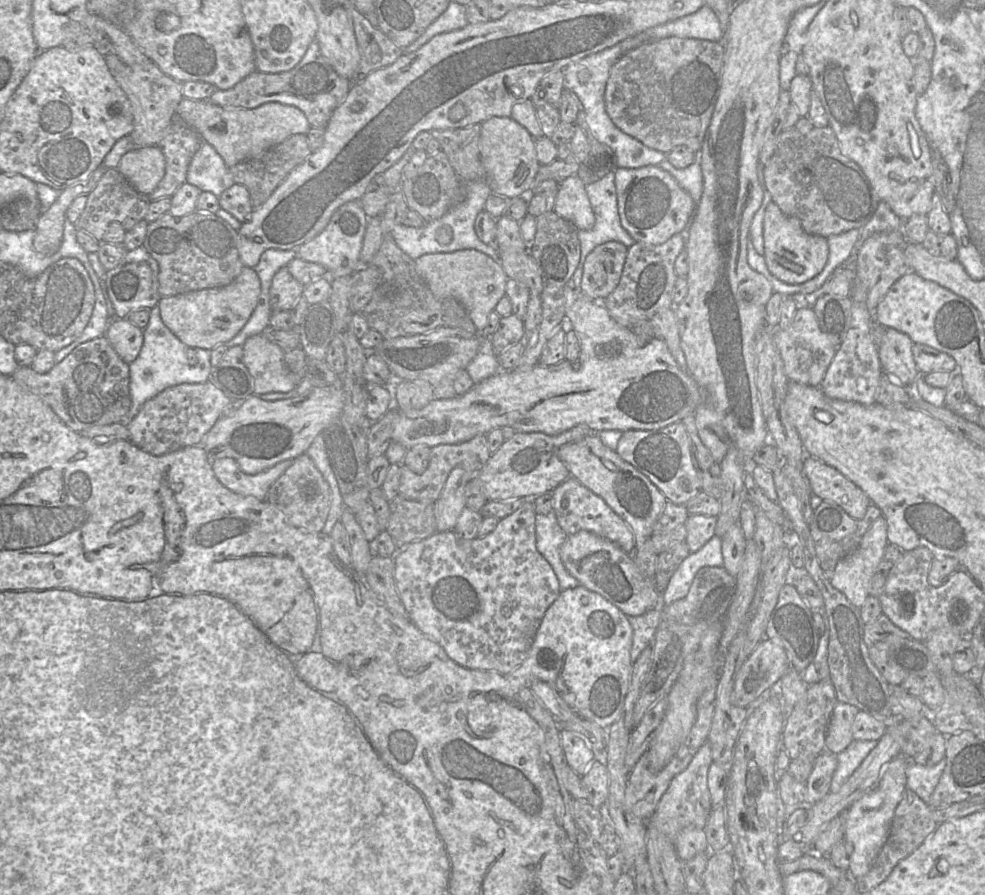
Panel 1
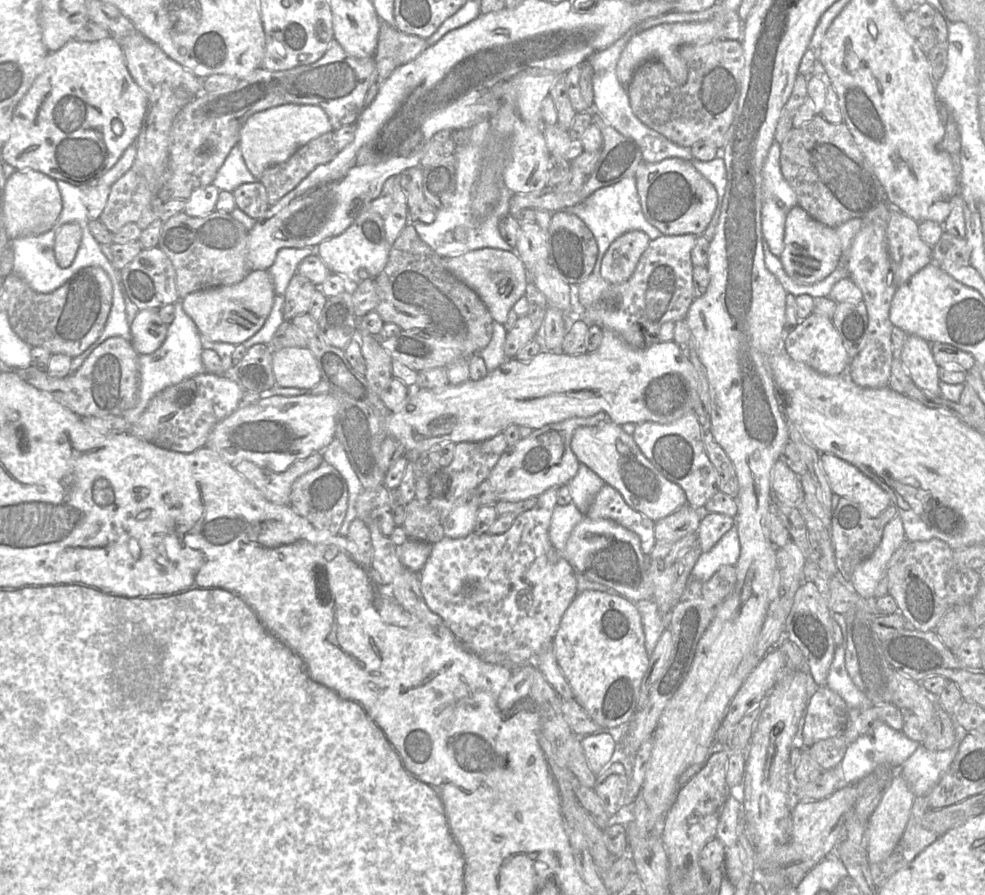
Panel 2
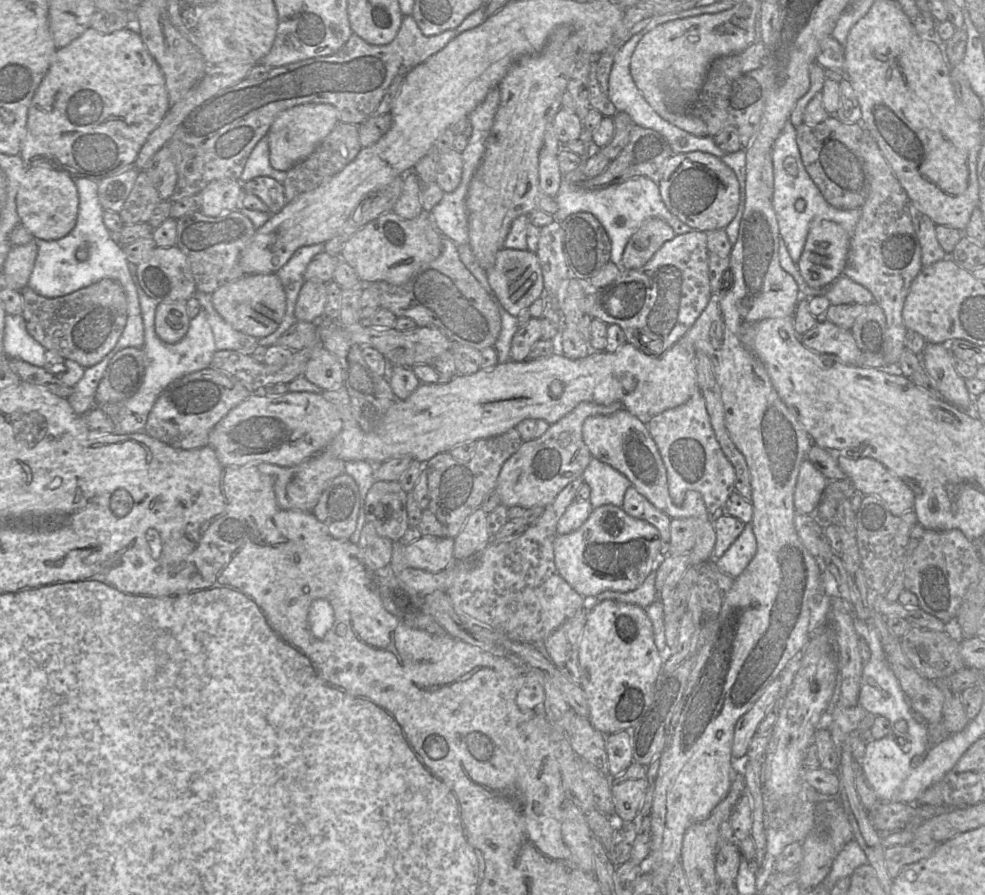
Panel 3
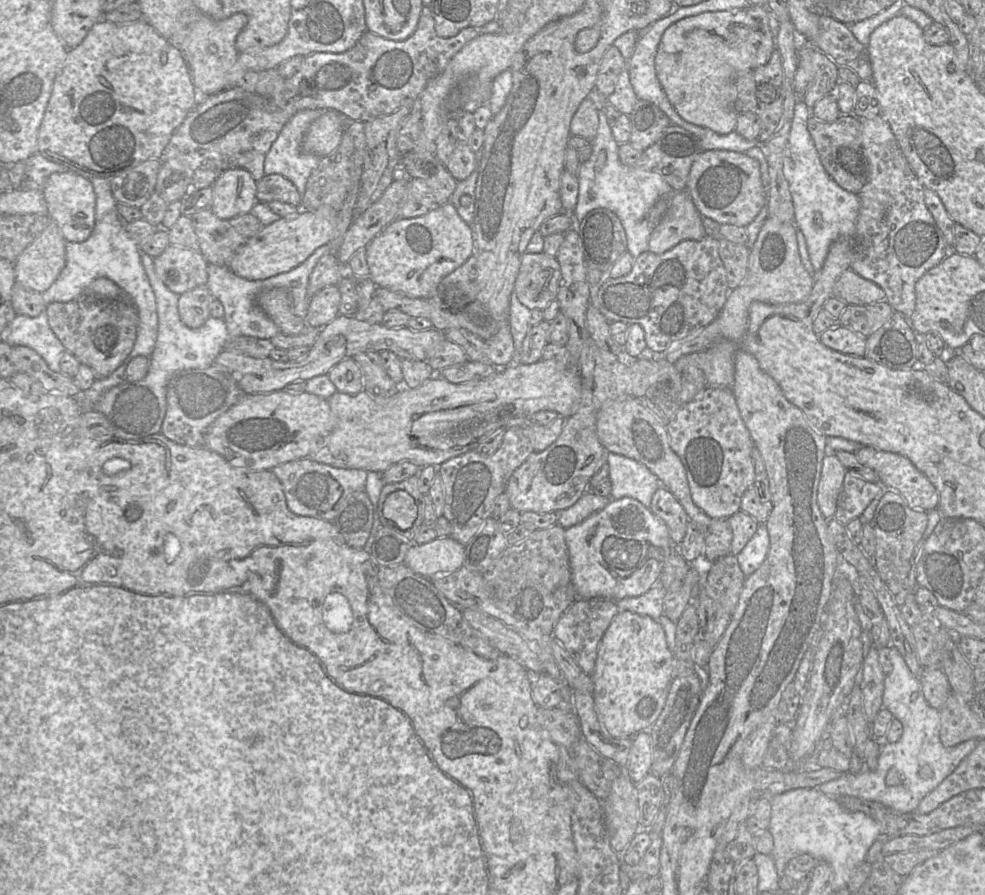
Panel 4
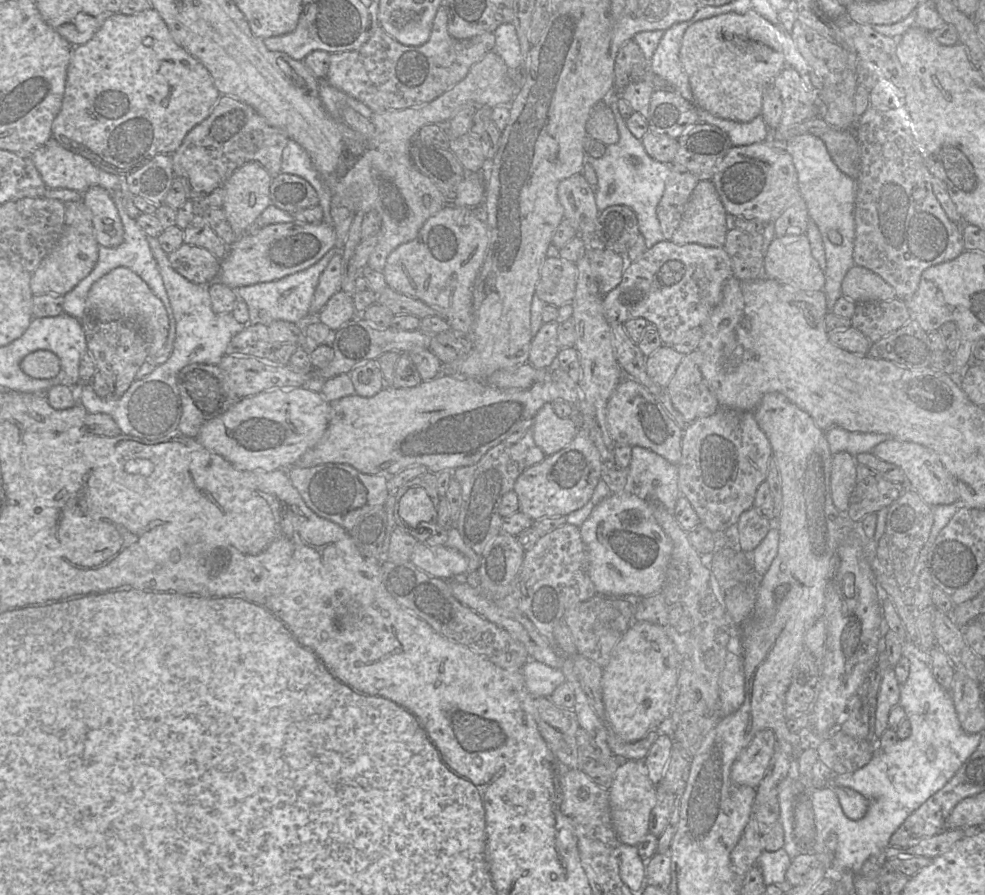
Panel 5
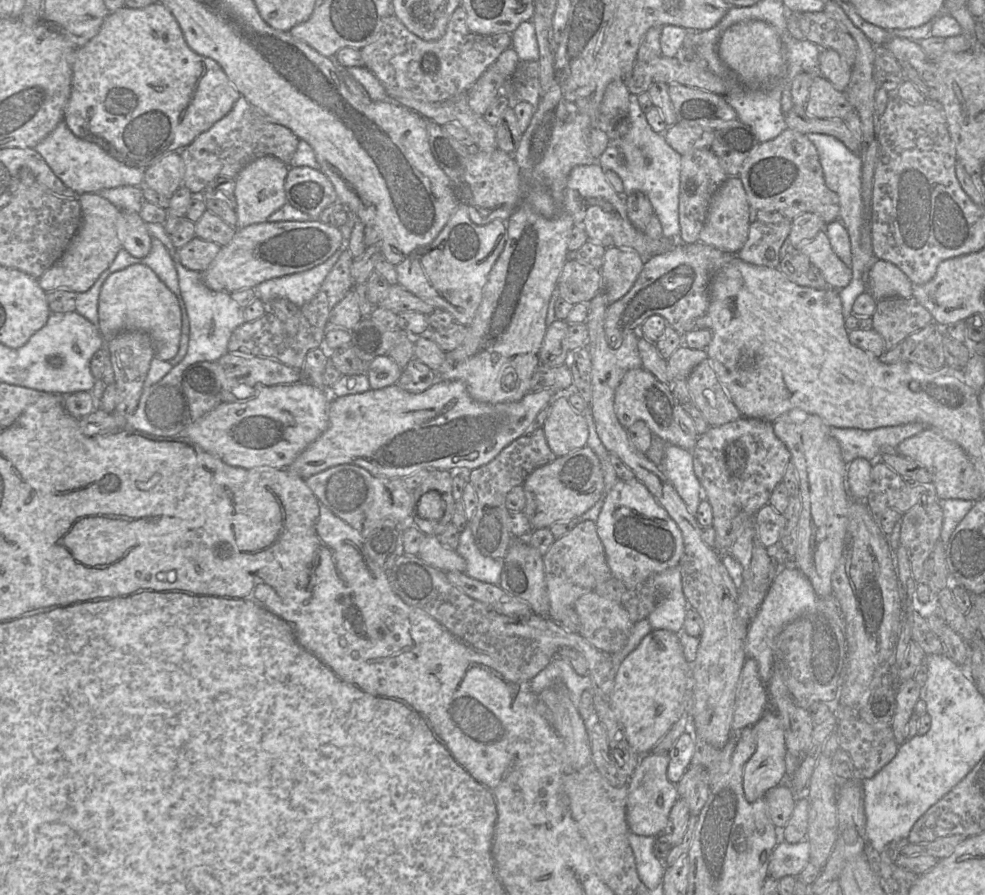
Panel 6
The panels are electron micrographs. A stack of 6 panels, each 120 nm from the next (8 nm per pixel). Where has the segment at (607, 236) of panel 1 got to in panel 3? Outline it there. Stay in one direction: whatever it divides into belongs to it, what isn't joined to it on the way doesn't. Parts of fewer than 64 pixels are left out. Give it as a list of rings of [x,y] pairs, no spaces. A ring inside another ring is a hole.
[[[582,161],[578,168],[563,177],[560,189],[555,197],[558,211],[554,214],[554,217],[558,221],[562,221],[578,212],[589,212],[596,216],[611,240],[611,263],[620,264],[627,242],[650,218],[666,221],[677,235],[694,231],[667,210],[660,196],[657,183],[650,178],[634,177],[620,184],[598,190],[588,190],[580,186],[586,180],[583,170],[584,163]]]

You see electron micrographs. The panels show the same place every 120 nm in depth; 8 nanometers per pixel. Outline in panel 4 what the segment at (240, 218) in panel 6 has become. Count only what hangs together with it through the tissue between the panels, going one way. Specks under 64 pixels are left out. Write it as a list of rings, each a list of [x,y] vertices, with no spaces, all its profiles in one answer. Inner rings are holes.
[[[243,168],[226,170],[211,188],[213,201],[210,209],[222,220],[248,214],[258,202],[257,181]]]

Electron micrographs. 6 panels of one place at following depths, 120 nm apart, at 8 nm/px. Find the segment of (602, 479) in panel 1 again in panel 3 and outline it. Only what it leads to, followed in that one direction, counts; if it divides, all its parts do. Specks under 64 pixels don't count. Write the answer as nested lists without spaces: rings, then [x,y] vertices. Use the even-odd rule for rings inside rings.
[[[622,409],[610,415],[597,415],[586,419],[582,426],[582,436],[593,458],[609,464],[626,476],[631,486],[656,508],[672,519],[690,517],[699,519],[700,528],[690,557],[694,564],[701,564],[713,559],[716,543],[713,516],[717,513],[707,510],[702,496],[696,491],[686,492],[681,505],[677,505],[673,501],[669,491],[665,465],[645,422],[629,411]]]

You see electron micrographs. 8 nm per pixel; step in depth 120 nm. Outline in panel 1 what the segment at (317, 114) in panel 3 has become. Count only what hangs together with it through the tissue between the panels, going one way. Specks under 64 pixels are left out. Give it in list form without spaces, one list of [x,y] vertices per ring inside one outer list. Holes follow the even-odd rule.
[[[183,98],[176,115],[211,145],[228,167],[256,158],[271,147],[295,134],[306,134],[311,126],[299,108],[279,102],[268,102],[256,108],[223,108],[210,100]]]

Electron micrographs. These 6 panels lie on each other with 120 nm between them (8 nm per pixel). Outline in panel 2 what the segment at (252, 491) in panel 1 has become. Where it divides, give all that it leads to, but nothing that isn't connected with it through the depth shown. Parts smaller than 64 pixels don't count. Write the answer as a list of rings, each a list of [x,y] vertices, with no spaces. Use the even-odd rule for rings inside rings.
[[[317,452],[291,465],[284,472],[271,472],[251,462],[241,461],[234,468],[251,482],[264,497],[277,505],[288,505],[292,484],[302,475],[324,463],[322,452]]]

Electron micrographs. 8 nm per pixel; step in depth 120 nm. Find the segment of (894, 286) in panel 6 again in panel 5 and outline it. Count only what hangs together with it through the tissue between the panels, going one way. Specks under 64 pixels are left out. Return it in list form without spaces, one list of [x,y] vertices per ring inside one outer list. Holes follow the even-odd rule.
[[[853,266],[845,275],[842,297],[853,302],[888,301],[896,298],[893,287],[880,275],[861,266]]]

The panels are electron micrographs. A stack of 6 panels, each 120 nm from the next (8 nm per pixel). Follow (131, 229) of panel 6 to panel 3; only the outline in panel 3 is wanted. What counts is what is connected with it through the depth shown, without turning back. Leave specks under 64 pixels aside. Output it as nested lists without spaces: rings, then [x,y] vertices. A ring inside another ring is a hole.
[[[27,168],[17,192],[16,209],[20,225],[25,227],[35,240],[54,241],[69,235],[75,227],[79,209],[79,197],[74,179],[59,170]]]

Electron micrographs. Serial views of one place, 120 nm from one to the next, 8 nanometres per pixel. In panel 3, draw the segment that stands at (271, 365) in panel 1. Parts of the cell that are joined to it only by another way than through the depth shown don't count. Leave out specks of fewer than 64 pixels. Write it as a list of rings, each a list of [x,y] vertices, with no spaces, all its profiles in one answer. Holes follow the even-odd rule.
[[[316,347],[307,362],[303,377],[323,391],[343,387],[343,369],[335,355]]]

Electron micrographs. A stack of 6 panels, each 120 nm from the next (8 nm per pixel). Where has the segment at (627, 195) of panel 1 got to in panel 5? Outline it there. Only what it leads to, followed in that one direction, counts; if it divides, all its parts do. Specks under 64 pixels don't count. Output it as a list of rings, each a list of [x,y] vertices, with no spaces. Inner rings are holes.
[[[770,139],[750,145],[733,146],[724,158],[717,163],[710,179],[721,199],[726,212],[732,217],[743,217],[748,220],[758,219],[763,222],[773,222],[791,204],[797,194],[800,194],[797,171],[793,158],[787,150],[787,142]]]

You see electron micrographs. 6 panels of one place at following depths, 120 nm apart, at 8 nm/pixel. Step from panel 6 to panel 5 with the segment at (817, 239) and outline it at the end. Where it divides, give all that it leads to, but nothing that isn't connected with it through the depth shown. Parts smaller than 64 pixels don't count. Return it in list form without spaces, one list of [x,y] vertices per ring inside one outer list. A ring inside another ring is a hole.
[[[807,234],[775,237],[764,253],[762,277],[807,292],[825,286],[824,269],[812,255]]]

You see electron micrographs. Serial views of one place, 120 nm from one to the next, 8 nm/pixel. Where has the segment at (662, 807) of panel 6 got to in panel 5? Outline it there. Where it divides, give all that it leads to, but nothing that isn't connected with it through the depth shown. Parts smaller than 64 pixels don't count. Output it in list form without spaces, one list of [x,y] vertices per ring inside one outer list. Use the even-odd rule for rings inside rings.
[[[622,760],[608,792],[612,825],[619,841],[626,845],[637,845],[650,833],[650,814],[657,800],[656,784],[650,780],[644,761]]]

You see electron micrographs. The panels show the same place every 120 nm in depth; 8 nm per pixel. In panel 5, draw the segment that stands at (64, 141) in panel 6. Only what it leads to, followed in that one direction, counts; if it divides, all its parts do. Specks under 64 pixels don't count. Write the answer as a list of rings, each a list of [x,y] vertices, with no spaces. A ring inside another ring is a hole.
[[[52,136],[29,155],[48,188],[42,197],[56,199],[66,205],[81,201],[83,192],[91,187],[100,186],[108,191],[117,190],[122,184],[122,179],[126,179],[100,169],[82,155],[64,148]]]

